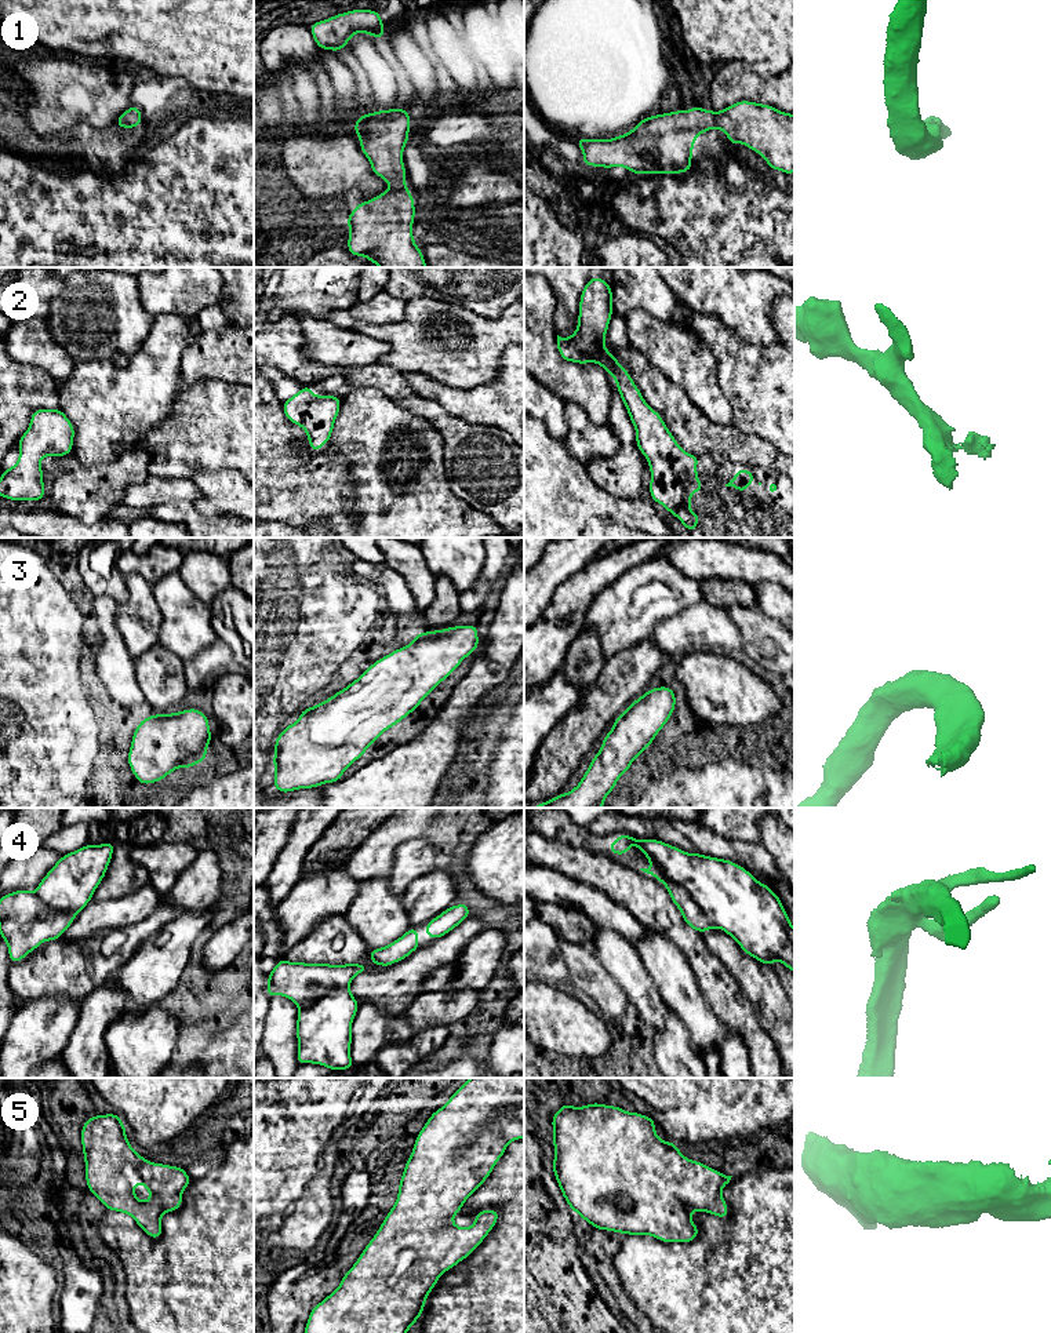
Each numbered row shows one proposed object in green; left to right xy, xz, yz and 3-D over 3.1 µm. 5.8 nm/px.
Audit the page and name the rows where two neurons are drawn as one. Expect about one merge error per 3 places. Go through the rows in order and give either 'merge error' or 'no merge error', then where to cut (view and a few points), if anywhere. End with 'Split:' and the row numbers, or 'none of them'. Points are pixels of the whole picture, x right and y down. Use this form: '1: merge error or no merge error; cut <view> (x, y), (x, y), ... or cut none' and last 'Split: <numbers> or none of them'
1: no merge error; cut none
2: no merge error; cut none
3: no merge error; cut none
4: merge error; cut yz (664, 884), (679, 884), (715, 927)
5: no merge error; cut none
Split: 4

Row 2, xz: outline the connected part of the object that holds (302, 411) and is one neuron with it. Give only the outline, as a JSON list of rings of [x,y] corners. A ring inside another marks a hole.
[[[303,386],[283,404],[286,418],[301,426],[310,442],[312,452],[317,452],[331,441],[335,419],[339,415],[341,398],[332,394],[316,396],[310,386]]]

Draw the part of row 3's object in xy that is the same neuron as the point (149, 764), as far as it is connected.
[[[199,709],[181,710],[172,714],[153,714],[137,725],[127,761],[141,784],[152,784],[167,777],[175,769],[189,769],[207,760],[211,739],[208,717]]]

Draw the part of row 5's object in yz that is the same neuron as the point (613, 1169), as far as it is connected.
[[[564,1103],[552,1117],[553,1128],[553,1173],[560,1191],[571,1208],[594,1230],[607,1230],[626,1235],[651,1235],[662,1242],[694,1241],[699,1228],[691,1212],[706,1212],[720,1219],[728,1217],[728,1206],[721,1195],[732,1176],[684,1157],[677,1144],[663,1141],[655,1132],[655,1121],[636,1111],[626,1112],[618,1106],[592,1103],[574,1107]]]

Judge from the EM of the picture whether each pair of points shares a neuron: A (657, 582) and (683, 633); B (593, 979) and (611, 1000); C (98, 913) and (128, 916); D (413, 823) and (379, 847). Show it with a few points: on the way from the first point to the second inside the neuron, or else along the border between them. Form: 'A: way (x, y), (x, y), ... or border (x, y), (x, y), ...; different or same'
A: border (701, 600), (662, 619), (648, 634); different
B: way (599, 984), (607, 994); same
C: way (105, 914), (122, 914); same
D: way (404, 823), (388, 838); same

